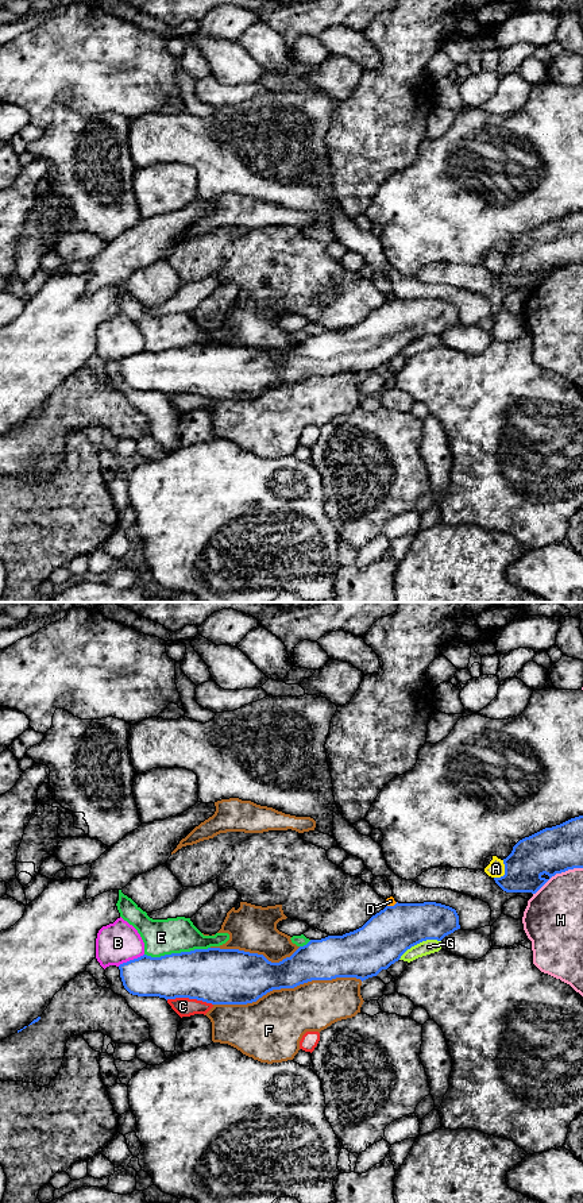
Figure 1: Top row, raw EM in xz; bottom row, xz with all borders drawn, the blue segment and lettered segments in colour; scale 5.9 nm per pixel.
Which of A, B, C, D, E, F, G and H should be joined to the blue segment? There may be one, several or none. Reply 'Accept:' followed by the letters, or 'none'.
Accept: none

